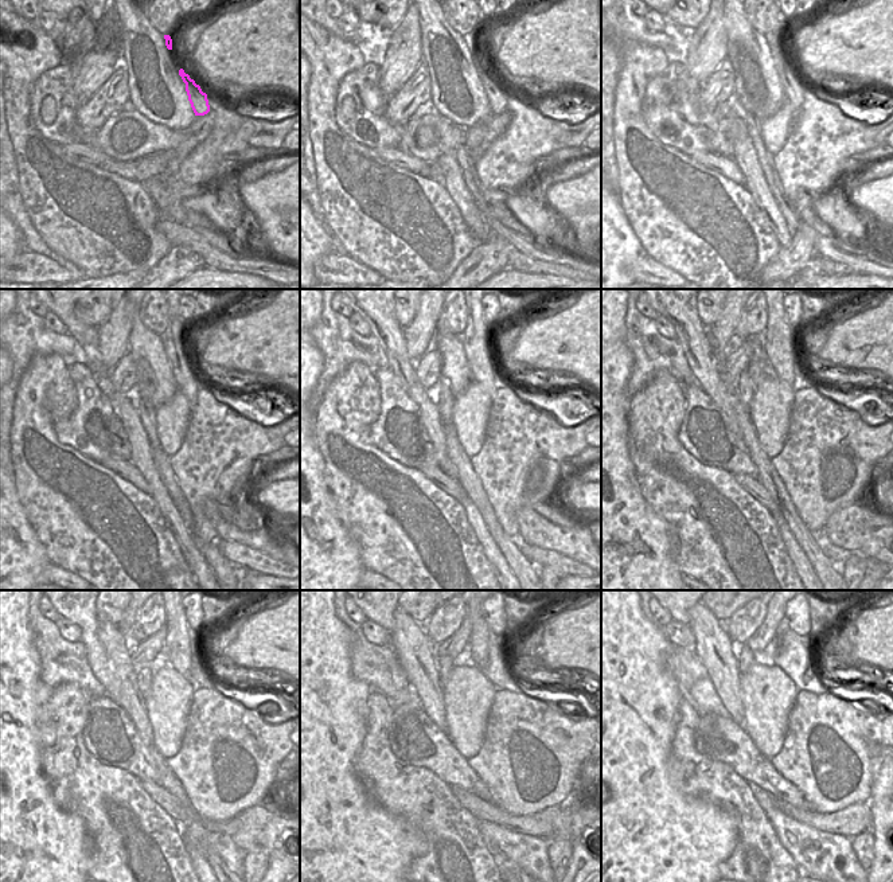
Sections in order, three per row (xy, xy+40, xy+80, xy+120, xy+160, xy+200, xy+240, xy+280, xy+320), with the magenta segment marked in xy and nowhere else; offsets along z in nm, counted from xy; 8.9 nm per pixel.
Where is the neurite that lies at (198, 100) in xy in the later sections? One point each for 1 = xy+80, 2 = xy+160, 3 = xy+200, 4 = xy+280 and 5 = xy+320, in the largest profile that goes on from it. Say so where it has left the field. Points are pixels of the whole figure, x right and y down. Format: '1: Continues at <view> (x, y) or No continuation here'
1: Continues at xy+80 (791, 82)
2: Continues at xy+160 (476, 339)
3: Continues at xy+200 (779, 339)
4: Continues at xy+280 (476, 654)
5: Continues at xy+320 (761, 658)

